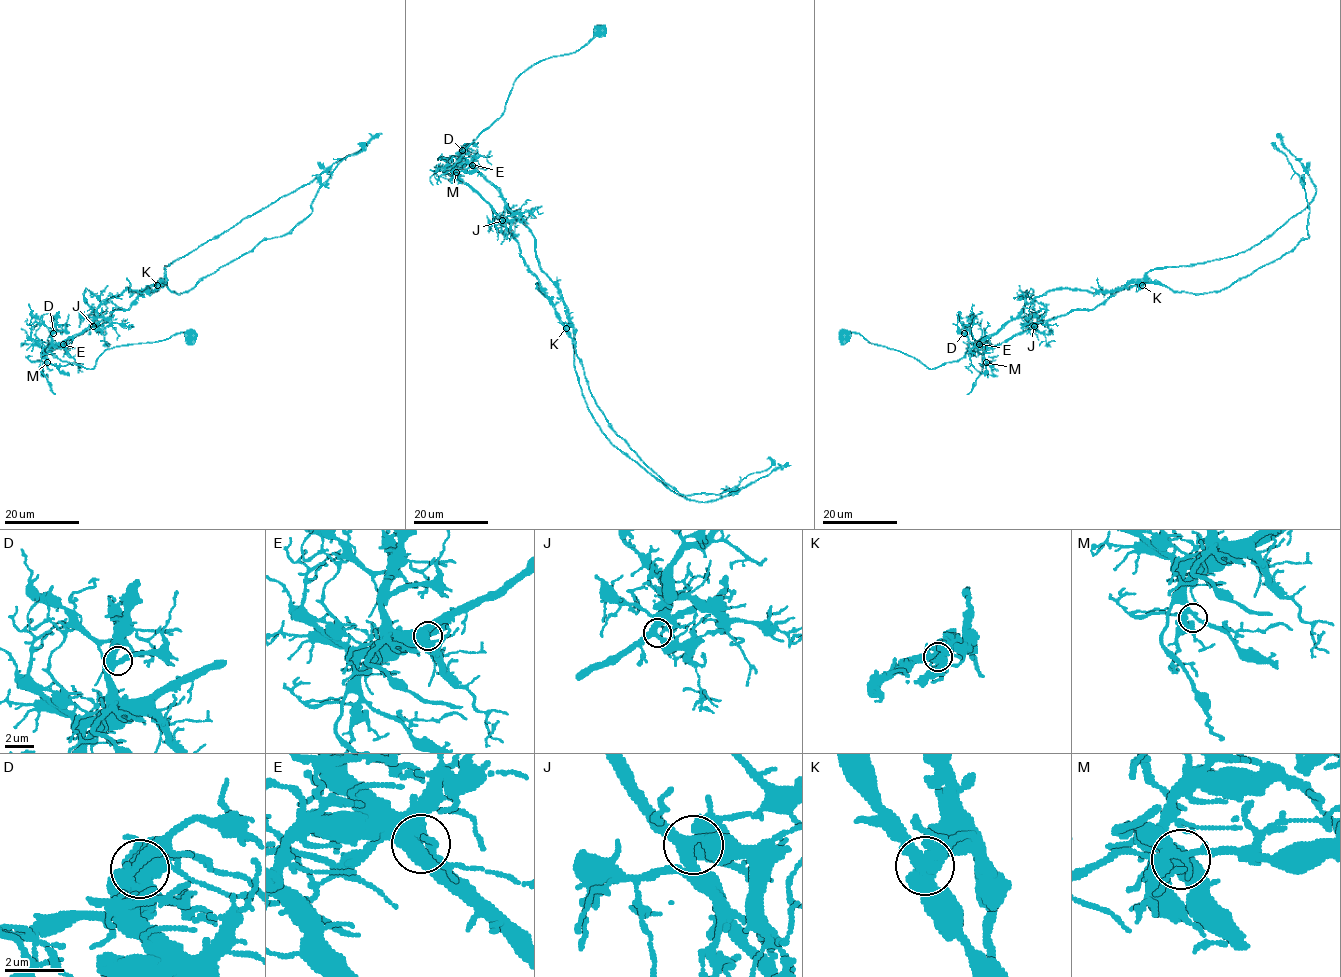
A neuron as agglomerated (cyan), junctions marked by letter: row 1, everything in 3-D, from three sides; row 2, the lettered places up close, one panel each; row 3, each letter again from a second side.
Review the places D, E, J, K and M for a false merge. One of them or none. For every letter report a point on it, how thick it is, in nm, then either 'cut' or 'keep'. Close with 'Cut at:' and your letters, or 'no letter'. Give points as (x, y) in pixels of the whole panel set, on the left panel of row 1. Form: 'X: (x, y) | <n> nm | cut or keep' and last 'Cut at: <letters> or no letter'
D: (53, 333) | 380 nm | keep
E: (63, 344) | 480 nm | keep
J: (93, 326) | 360 nm | keep
K: (157, 285) | 480 nm | cut
M: (47, 362) | 240 nm | keep
Cut at: K

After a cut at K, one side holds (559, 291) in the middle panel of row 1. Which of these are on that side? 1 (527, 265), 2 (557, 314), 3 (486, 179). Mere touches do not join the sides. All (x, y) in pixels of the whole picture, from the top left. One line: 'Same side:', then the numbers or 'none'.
Same side: 3

